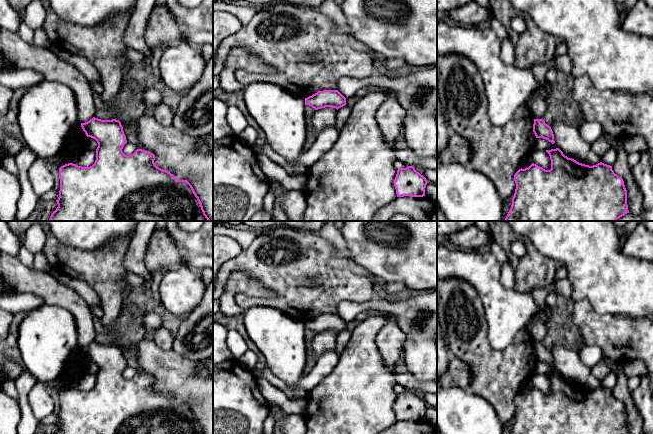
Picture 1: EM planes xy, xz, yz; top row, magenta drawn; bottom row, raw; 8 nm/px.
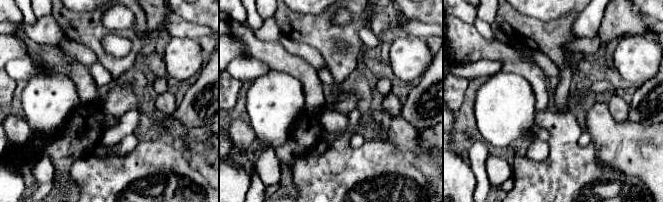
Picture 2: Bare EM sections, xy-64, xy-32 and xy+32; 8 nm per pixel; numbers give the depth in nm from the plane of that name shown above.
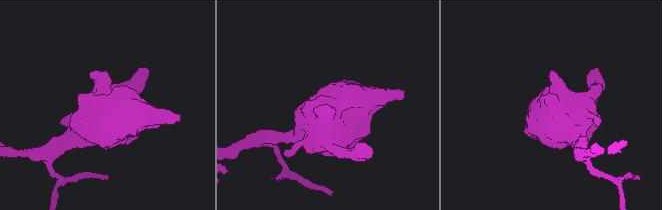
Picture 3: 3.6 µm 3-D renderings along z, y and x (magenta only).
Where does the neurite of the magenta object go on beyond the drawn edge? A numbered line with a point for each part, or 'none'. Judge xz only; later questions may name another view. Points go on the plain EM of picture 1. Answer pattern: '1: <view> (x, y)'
none

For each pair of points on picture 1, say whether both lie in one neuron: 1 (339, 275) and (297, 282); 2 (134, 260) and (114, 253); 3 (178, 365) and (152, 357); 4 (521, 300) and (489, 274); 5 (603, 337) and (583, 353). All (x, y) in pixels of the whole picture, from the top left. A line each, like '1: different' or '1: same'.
1: same
2: different
3: same
4: same
5: different

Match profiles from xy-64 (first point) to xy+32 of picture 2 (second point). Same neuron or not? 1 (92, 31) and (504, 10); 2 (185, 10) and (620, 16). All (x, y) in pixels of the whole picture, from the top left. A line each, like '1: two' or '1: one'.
1: one
2: two

